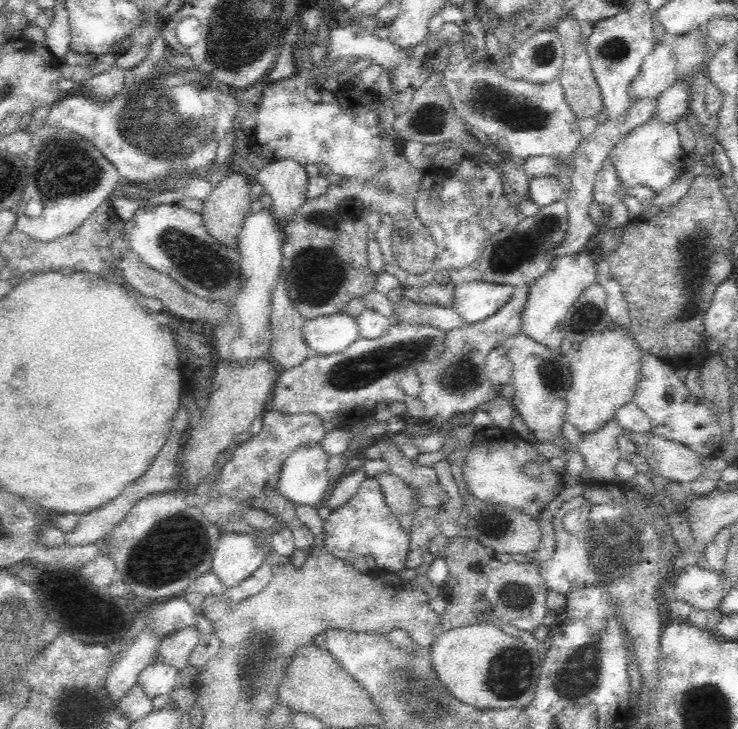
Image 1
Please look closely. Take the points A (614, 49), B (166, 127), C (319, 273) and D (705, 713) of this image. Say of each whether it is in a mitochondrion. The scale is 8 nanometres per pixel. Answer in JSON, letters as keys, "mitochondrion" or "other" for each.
{"A":"mitochondrion","B":"mitochondrion","C":"mitochondrion","D":"mitochondrion"}

